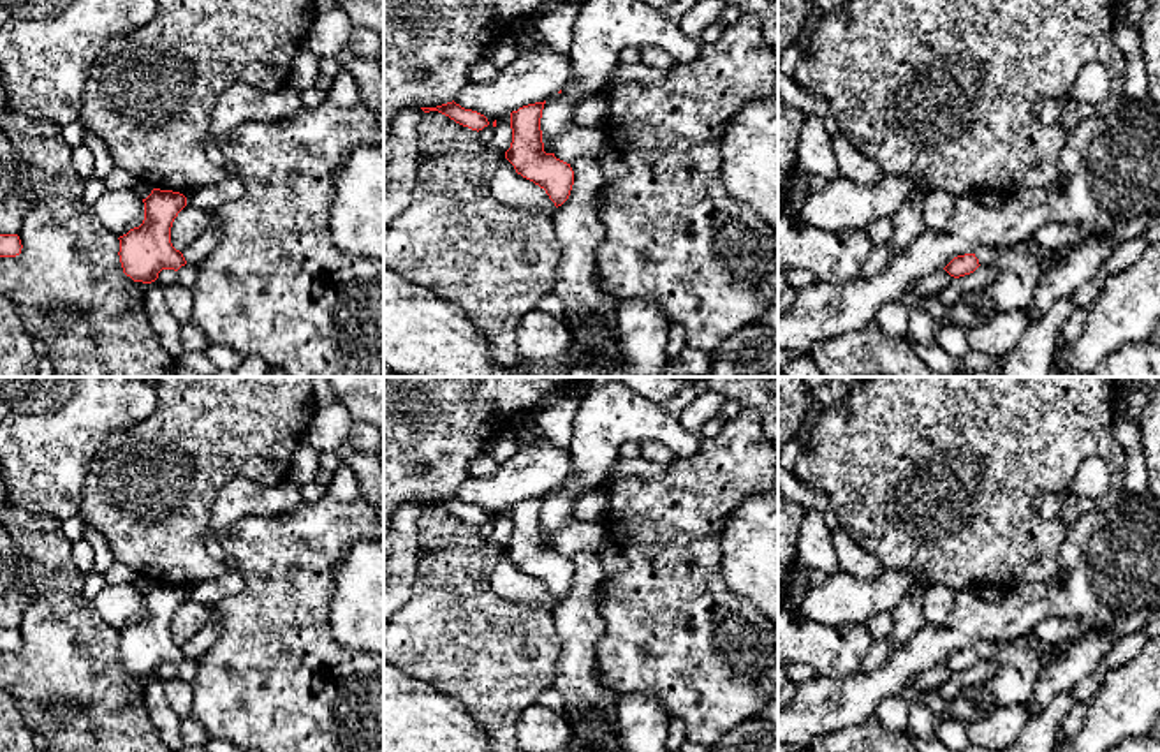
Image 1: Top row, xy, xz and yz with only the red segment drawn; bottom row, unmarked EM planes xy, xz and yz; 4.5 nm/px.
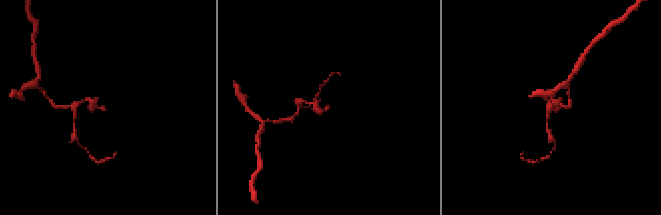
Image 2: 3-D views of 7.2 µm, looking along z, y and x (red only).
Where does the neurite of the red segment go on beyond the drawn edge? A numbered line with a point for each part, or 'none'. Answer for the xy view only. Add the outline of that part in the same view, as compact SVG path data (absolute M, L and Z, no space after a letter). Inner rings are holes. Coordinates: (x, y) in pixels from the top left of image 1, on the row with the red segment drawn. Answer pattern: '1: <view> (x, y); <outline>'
none

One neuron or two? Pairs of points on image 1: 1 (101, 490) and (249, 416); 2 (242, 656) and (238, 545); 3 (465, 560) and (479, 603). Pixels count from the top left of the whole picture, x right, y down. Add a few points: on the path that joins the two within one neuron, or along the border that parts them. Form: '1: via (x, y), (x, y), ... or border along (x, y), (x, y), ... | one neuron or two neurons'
1: via (138, 490), (146, 490), (212, 425) | one neuron
2: via (254, 627), (254, 573) | one neuron
3: via (469, 571), (472, 575), (472, 592) | one neuron

